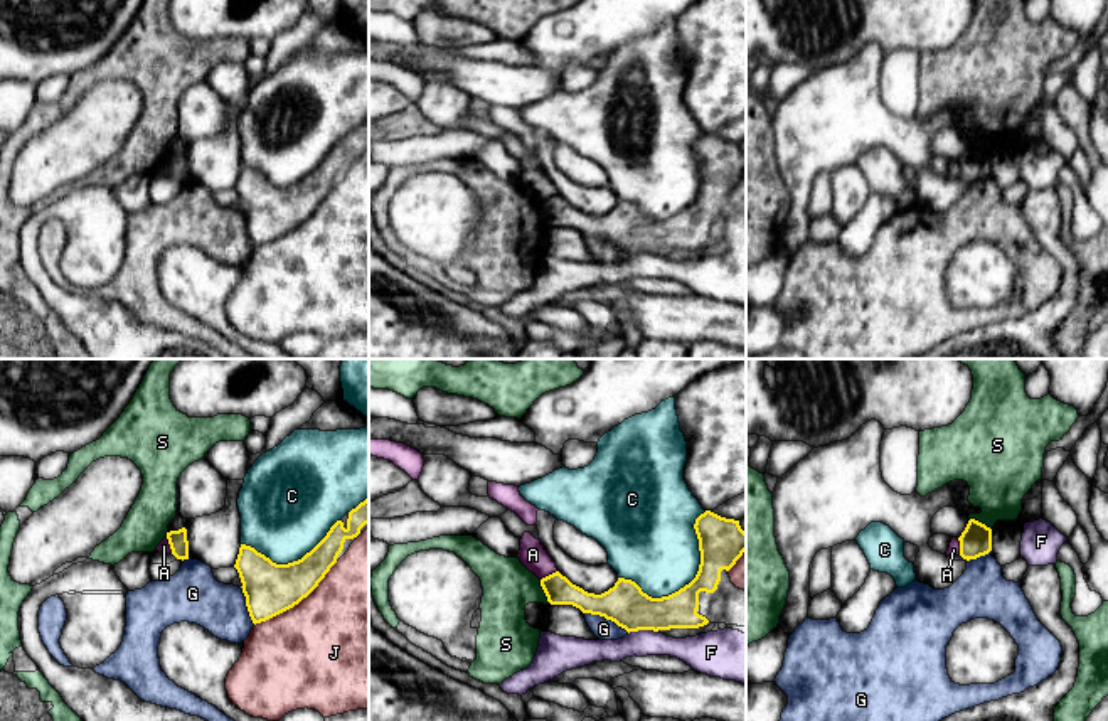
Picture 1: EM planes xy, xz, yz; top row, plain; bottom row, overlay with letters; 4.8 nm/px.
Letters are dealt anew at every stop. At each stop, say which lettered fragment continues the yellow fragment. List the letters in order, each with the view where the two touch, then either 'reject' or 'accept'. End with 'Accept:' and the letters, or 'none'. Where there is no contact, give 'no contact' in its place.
A: contact in xy; reject
C: contact in xz; reject
F: contact in xz; reject
G: contact in xz; reject
J: contact in xy; reject
S: contact in xz; reject
Accept: none

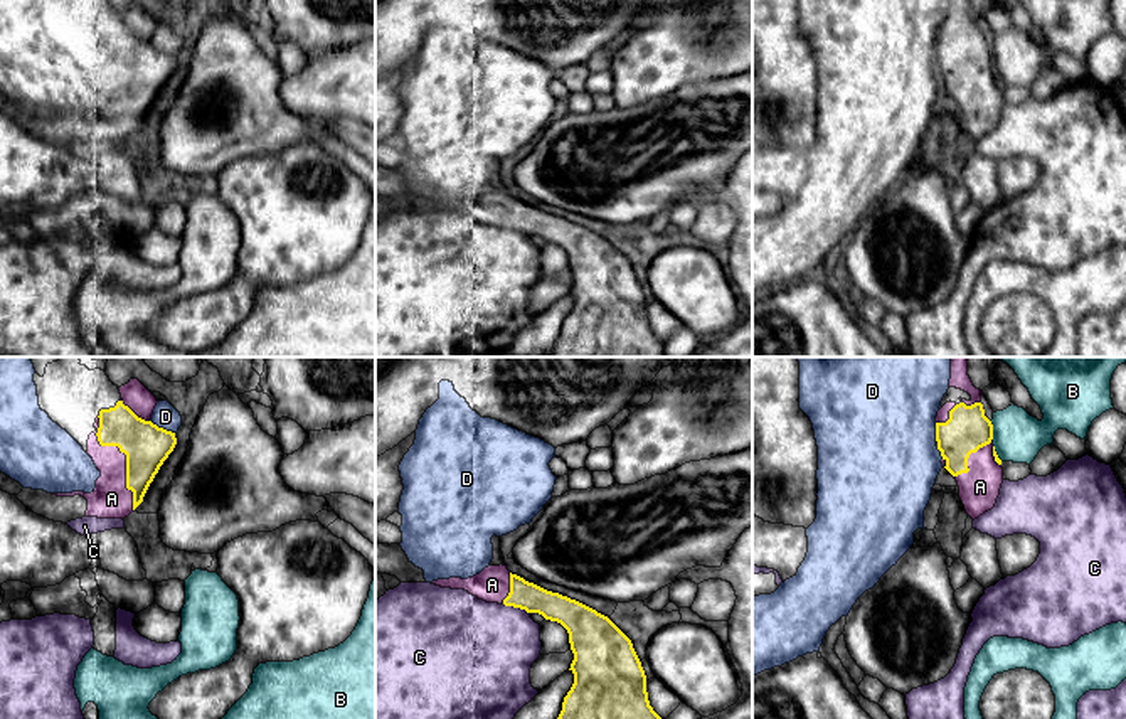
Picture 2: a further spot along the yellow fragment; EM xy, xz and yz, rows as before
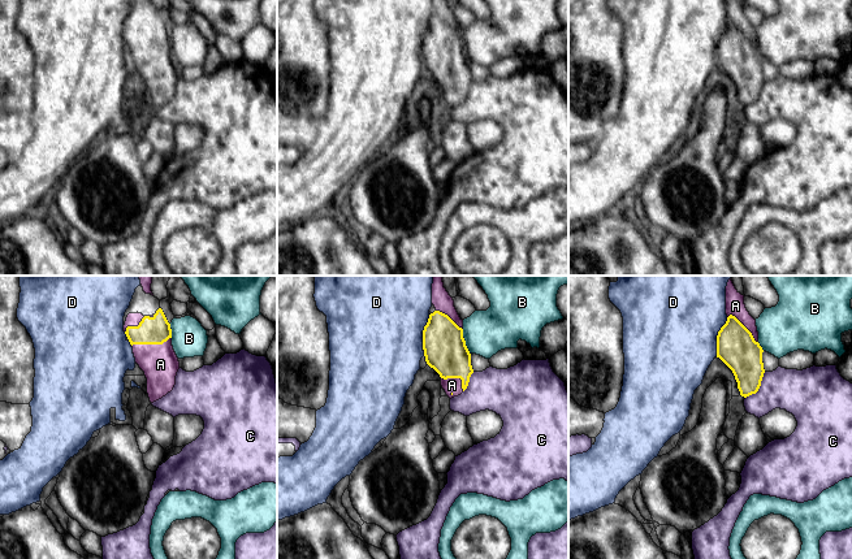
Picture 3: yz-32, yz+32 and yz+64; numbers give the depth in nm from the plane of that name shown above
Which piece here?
A: contact in xy; accept
B: contact in yz; reject
C: contact in xz; reject
D: contact in xy; reject
Accept: A

